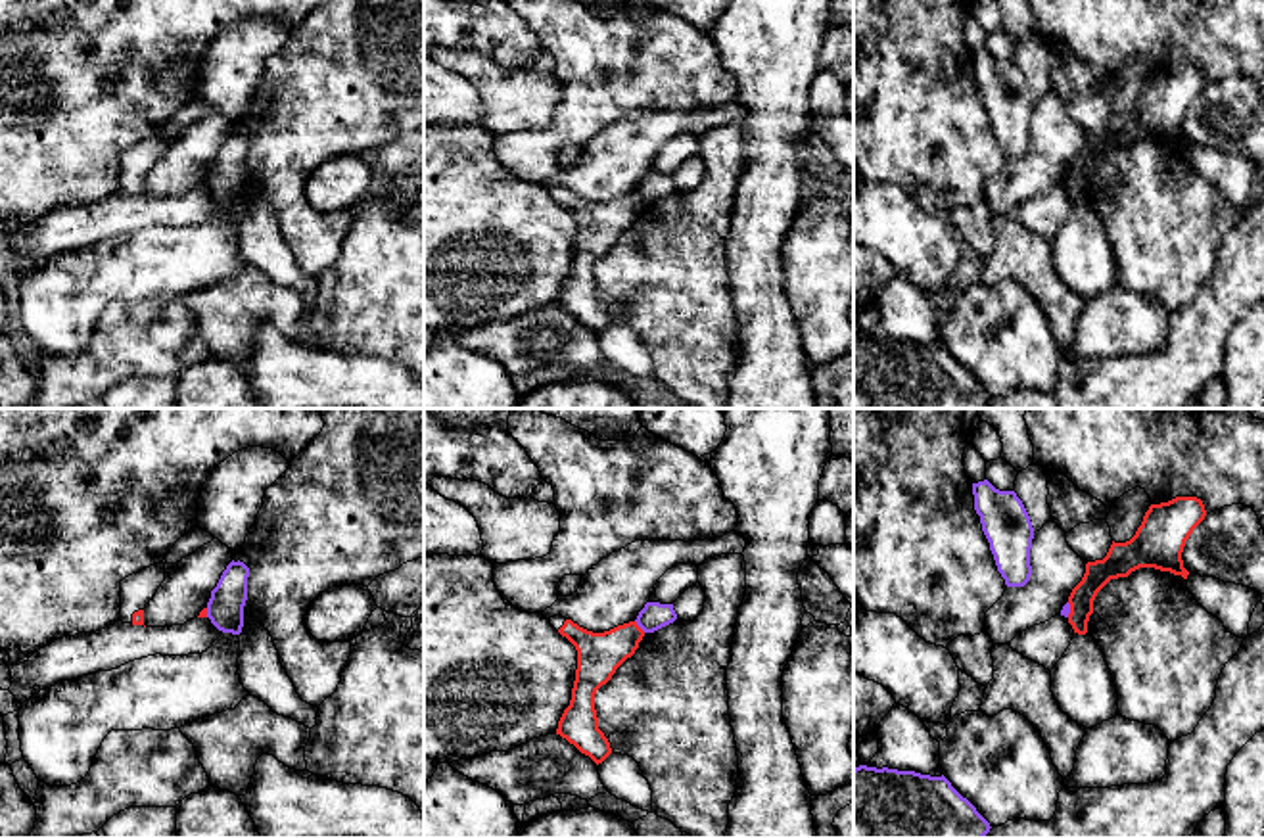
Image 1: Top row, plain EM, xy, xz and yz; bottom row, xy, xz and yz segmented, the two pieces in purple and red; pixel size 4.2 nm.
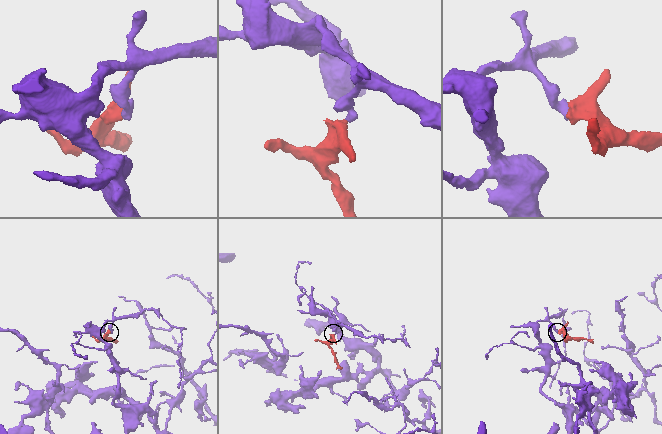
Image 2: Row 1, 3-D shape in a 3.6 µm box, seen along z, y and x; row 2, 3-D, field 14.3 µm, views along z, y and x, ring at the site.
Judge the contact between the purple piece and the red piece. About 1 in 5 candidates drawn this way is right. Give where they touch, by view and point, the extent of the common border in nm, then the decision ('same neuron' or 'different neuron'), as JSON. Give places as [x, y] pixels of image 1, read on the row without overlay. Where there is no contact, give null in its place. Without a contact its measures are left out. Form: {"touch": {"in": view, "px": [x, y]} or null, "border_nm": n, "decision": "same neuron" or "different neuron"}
{"touch": {"in": "xz", "px": [639, 196]}, "border_nm": 70, "decision": "different neuron"}

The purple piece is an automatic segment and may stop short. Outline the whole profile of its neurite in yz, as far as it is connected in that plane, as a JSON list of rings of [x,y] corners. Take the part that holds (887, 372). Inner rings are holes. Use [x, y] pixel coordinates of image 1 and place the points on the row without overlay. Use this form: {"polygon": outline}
{"polygon": [[[854,339],[854,408],[984,408],[990,399],[944,345]]]}

